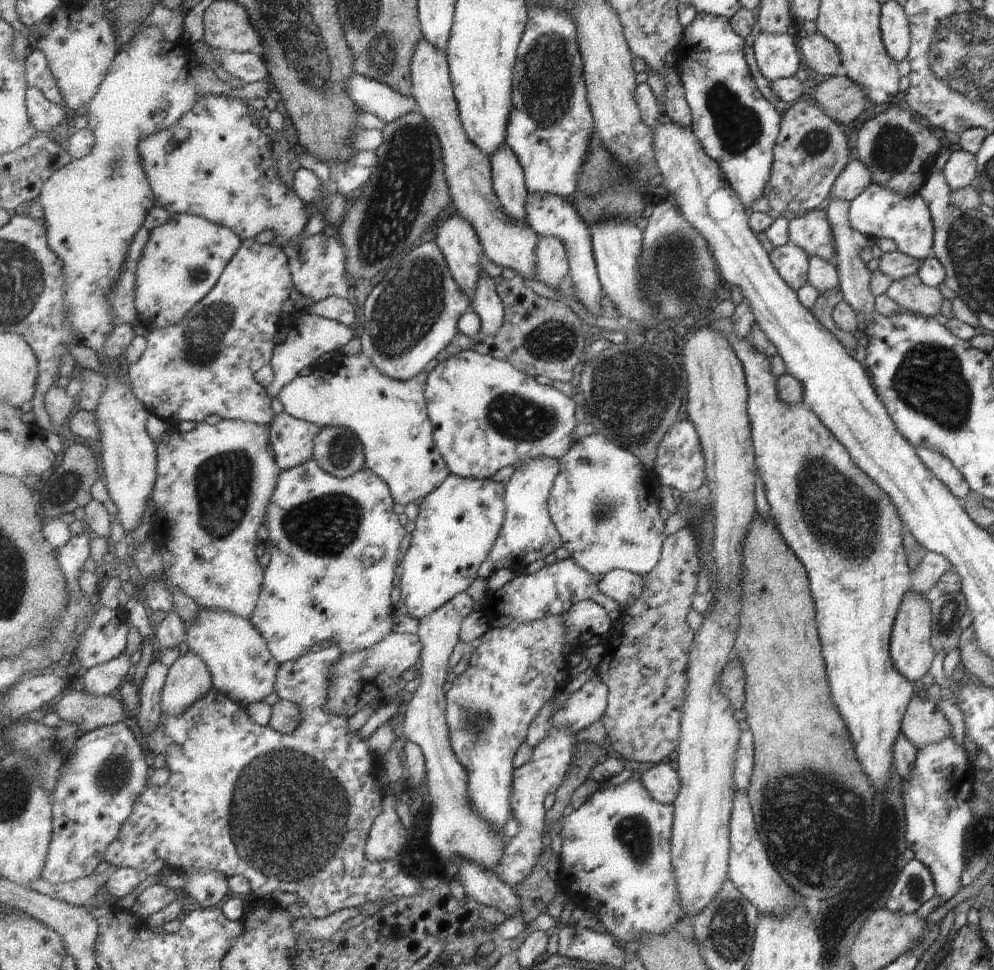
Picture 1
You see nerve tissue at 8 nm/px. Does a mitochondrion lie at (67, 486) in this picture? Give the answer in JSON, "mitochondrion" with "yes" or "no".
{"mitochondrion":"yes"}

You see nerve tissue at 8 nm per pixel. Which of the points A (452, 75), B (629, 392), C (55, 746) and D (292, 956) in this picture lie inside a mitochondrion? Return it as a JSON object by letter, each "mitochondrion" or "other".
{"A":"other","B":"mitochondrion","C":"mitochondrion","D":"other"}

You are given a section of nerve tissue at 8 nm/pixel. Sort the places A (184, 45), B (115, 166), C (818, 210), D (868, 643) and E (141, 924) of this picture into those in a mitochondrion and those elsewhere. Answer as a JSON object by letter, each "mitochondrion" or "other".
{"A":"other","B":"mitochondrion","C":"other","D":"other","E":"other"}

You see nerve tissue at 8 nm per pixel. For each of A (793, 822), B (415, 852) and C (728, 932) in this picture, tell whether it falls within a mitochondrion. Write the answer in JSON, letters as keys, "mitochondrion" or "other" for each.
{"A":"mitochondrion","B":"mitochondrion","C":"mitochondrion"}

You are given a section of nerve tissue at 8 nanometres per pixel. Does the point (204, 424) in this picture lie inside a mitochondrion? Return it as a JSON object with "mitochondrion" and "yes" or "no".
{"mitochondrion":"no"}

